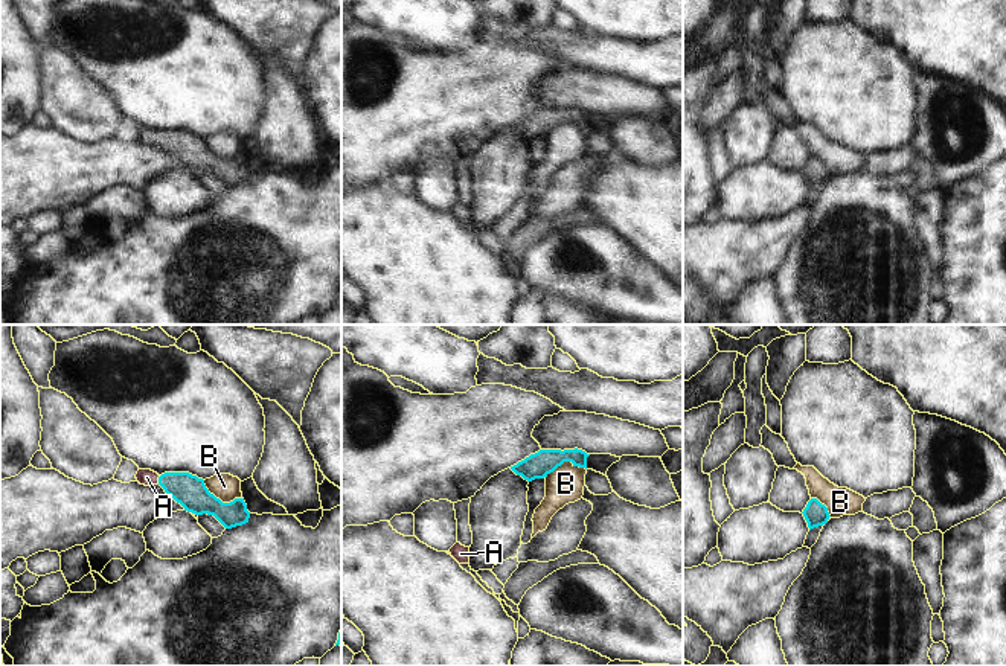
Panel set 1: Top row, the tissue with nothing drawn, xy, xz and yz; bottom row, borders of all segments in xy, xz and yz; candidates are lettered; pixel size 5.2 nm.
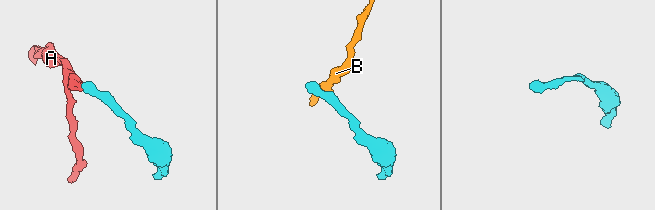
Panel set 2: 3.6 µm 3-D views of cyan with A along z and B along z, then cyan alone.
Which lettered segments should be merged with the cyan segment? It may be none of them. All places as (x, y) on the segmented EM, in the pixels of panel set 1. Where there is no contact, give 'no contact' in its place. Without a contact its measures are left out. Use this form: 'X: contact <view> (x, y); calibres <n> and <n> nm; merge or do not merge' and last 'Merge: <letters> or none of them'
A: contact xy (159, 480); calibres 170 and 90 nm; merge
B: contact xy (218, 499); calibres 170 and 140 nm; do not merge
Merge: A

